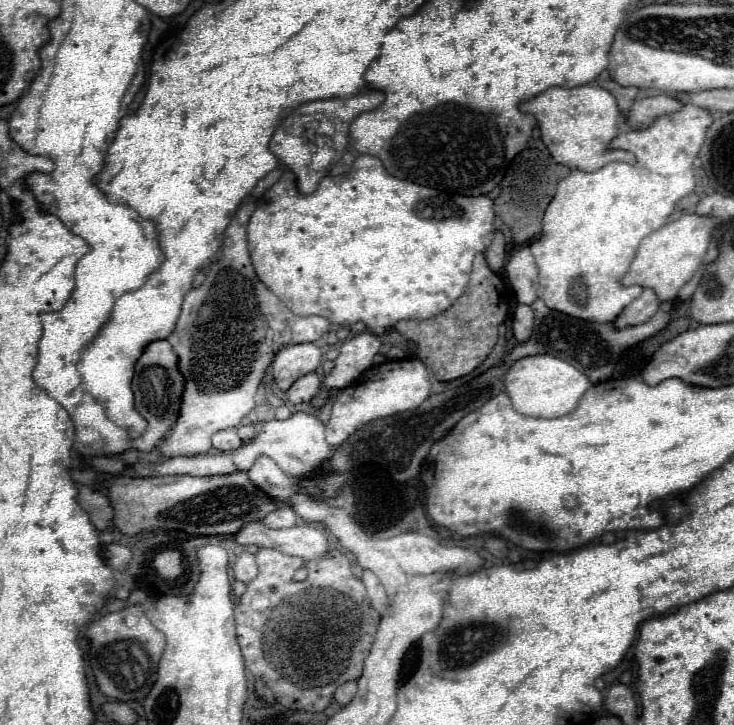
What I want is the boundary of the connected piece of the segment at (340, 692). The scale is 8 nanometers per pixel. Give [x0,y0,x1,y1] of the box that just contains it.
[334,680,356,706]

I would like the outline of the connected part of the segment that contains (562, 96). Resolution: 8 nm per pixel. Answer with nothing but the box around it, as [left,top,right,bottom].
[520,84,622,172]

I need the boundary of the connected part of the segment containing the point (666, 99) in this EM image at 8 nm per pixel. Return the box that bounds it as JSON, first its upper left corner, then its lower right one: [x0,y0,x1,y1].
[628,94,684,130]

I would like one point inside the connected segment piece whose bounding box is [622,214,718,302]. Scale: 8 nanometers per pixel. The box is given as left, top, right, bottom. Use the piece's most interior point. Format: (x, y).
(666, 260)

